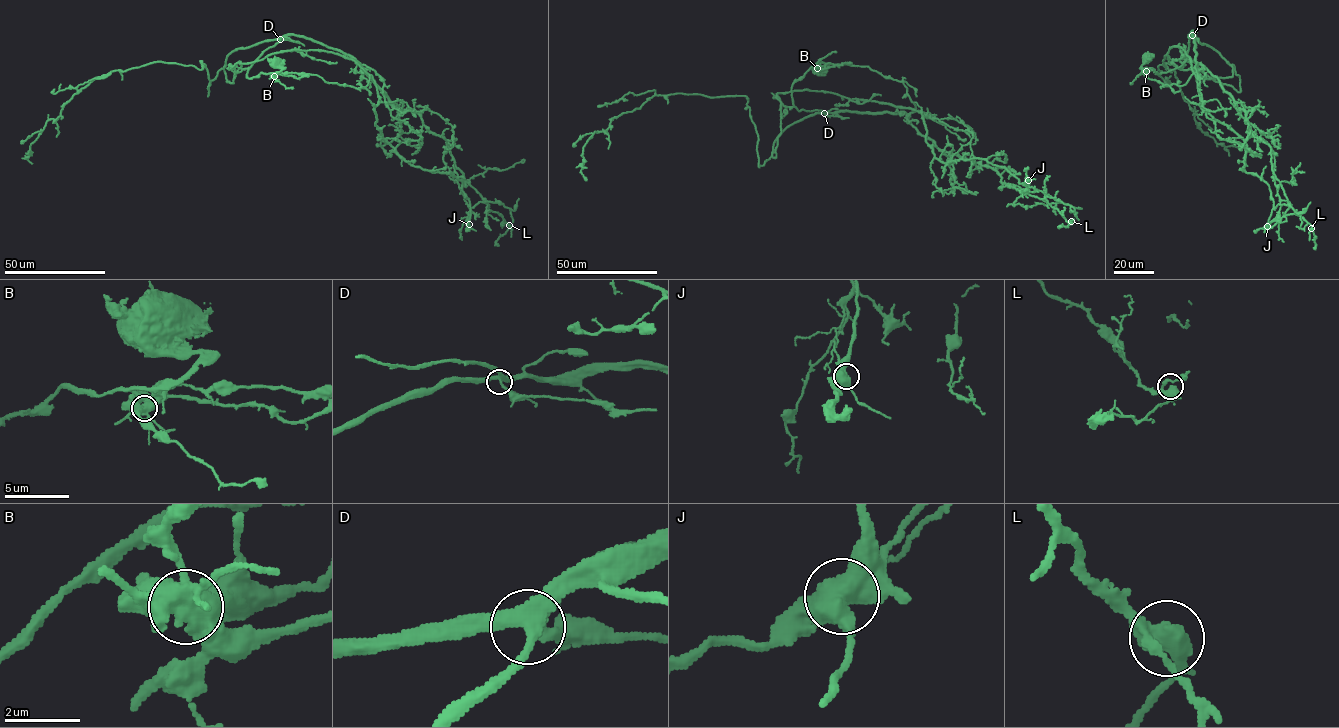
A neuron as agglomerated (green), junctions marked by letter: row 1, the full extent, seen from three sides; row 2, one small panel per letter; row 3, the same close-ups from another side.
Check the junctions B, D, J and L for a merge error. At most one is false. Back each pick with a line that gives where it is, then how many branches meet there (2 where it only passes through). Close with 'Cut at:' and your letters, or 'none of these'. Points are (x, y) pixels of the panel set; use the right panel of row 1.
B: at (1146, 71); 6 branches meet
Cut at: B

